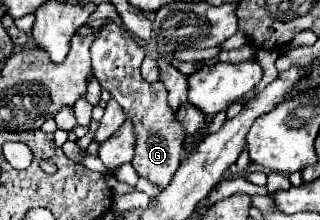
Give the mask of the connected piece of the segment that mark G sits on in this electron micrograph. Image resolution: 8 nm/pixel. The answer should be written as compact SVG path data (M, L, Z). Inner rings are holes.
M86 23L76 33L80 36L94 37L90 45L94 77L98 79L102 89L108 91L112 99L120 103L120 107L126 113L126 119L134 123L136 155L132 159L132 167L136 169L138 175L146 177L150 183L164 189L170 183L176 169L180 167L184 129L176 121L172 109L166 103L164 85L160 81L148 83L140 73L140 65L144 61L142 45L134 39L134 35L130 35L130 31L126 31L122 25L116 25L116 23L108 23L106 27L100 27L100 29L94 29Z

